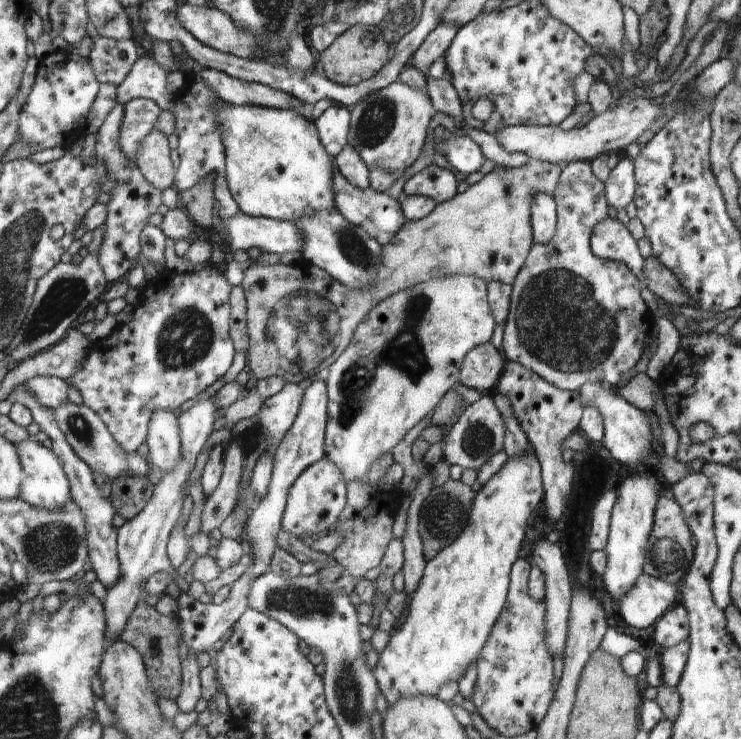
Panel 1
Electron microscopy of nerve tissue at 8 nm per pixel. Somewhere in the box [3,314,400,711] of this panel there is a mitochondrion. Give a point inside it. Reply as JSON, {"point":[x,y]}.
{"point":[52,546]}

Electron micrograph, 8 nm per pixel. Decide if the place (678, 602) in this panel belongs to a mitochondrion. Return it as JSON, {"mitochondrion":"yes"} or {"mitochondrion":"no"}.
{"mitochondrion":"no"}

